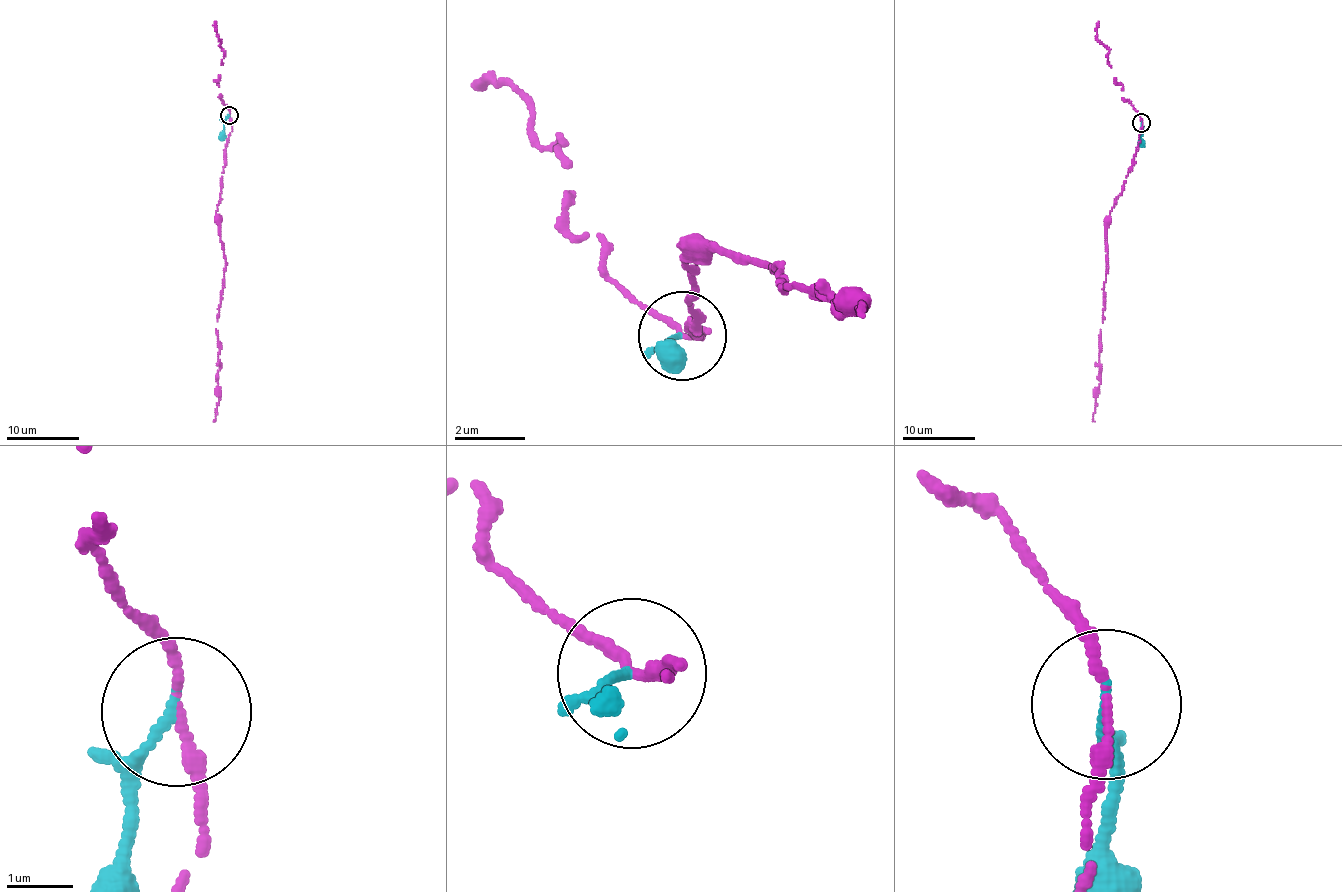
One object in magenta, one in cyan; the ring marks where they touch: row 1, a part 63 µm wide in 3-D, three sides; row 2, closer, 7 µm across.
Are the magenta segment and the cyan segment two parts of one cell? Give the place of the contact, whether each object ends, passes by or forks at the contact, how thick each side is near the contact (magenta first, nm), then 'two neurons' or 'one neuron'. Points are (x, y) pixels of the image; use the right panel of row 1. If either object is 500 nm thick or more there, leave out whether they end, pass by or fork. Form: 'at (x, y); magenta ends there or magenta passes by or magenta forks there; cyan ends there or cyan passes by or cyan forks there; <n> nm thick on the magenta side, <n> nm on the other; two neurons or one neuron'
at (1141, 122); magenta passes by; cyan passes by; 150 nm thick on the magenta side, 90 nm on the other; two neurons

